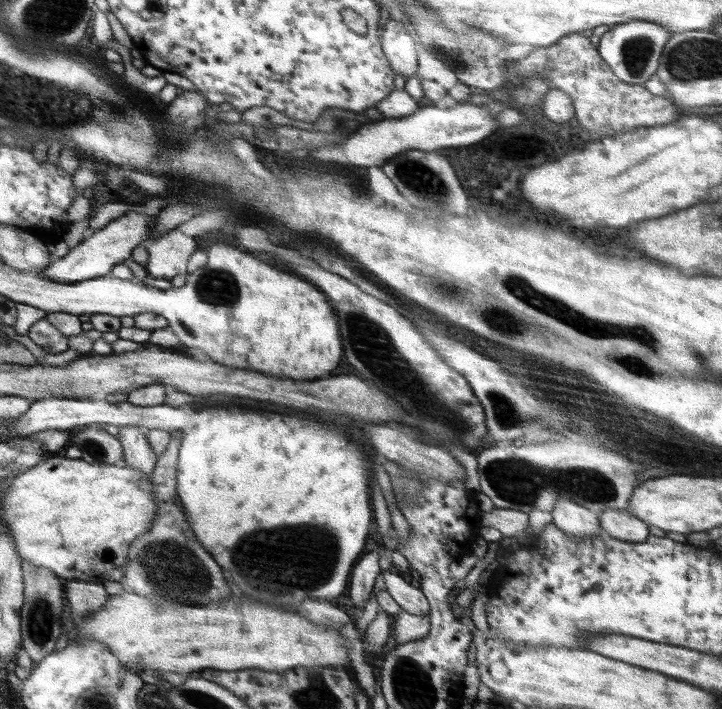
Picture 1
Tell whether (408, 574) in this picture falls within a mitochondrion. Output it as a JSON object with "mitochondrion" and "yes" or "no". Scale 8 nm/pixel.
{"mitochondrion":"no"}

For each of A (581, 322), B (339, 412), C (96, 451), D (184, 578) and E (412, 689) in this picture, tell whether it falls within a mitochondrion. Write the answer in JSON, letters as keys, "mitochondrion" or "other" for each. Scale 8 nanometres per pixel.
{"A":"mitochondrion","B":"other","C":"mitochondrion","D":"mitochondrion","E":"mitochondrion"}

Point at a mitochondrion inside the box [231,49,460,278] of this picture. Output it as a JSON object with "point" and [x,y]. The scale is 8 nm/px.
{"point":[421,179]}

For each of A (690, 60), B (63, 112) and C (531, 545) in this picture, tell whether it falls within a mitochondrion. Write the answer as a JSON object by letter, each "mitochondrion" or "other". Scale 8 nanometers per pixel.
{"A":"mitochondrion","B":"mitochondrion","C":"other"}

